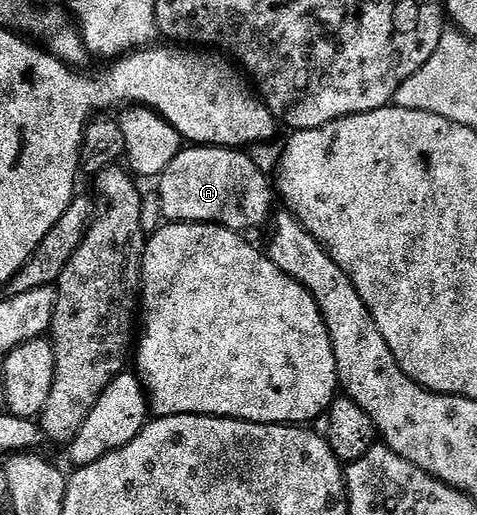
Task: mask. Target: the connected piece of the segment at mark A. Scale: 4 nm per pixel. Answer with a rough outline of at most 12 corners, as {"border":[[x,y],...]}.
{"border":[[185,146],[158,176],[168,223],[248,233],[274,211],[240,149]]}

